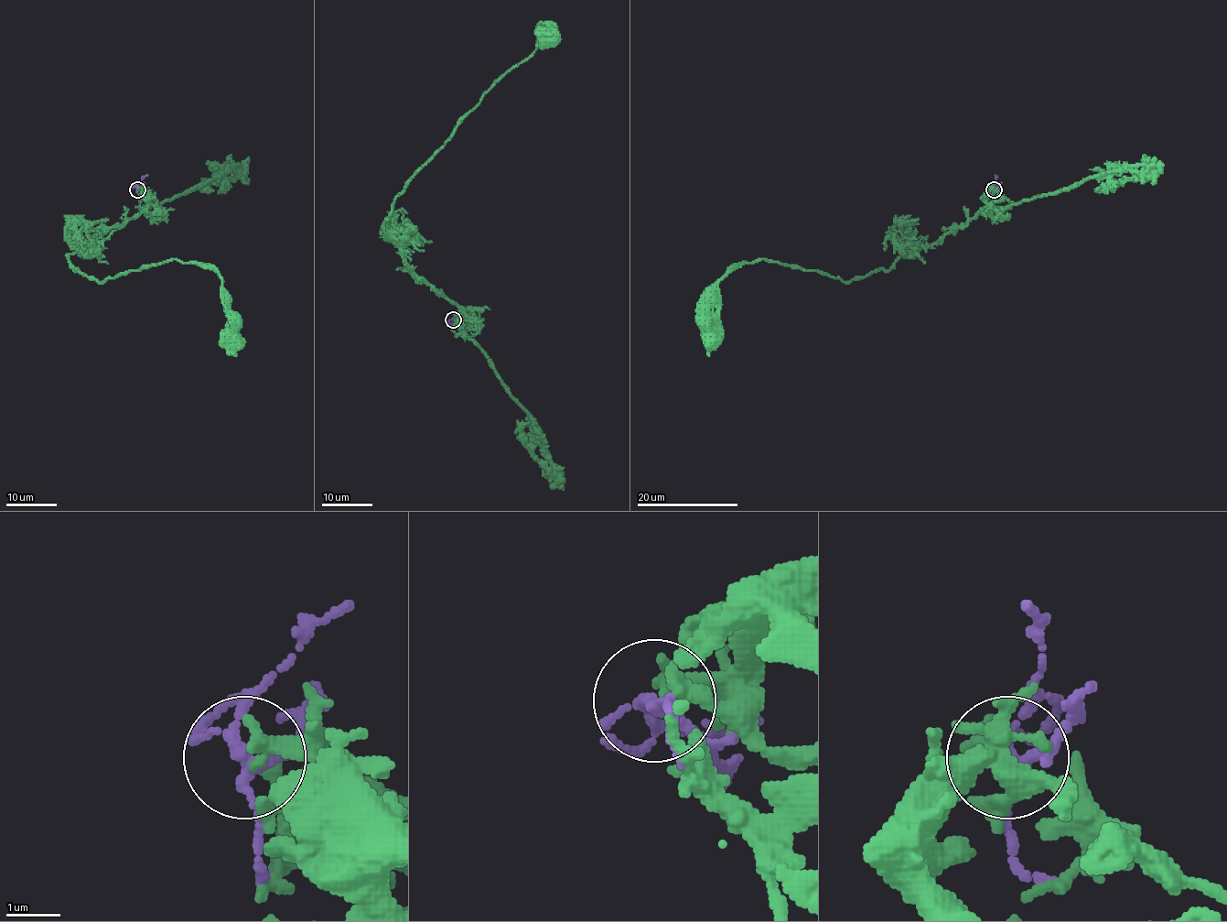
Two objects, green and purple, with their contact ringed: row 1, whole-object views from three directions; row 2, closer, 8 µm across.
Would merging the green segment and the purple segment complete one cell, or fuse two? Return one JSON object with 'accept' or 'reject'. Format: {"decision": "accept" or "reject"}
{"decision": "reject"}

